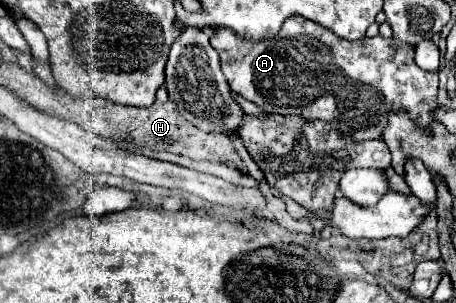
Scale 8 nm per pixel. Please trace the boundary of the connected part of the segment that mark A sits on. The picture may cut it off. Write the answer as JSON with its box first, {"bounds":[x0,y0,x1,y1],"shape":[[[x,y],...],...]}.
{"bounds":[209,16,439,142],"shape":[[[301,16],[287,18],[275,38],[261,42],[245,42],[225,26],[213,30],[215,34],[209,38],[209,42],[221,58],[221,70],[231,90],[269,114],[295,114],[307,120],[325,120],[333,124],[341,134],[351,136],[357,142],[381,138],[387,116],[393,110],[407,110],[413,122],[417,122],[419,126],[433,122],[431,110],[437,108],[439,76],[437,70],[427,72],[415,64],[415,46],[397,42],[395,38],[383,38],[381,34],[377,34],[375,38],[349,42],[337,38],[337,34],[325,30],[317,22],[305,20]]]}

